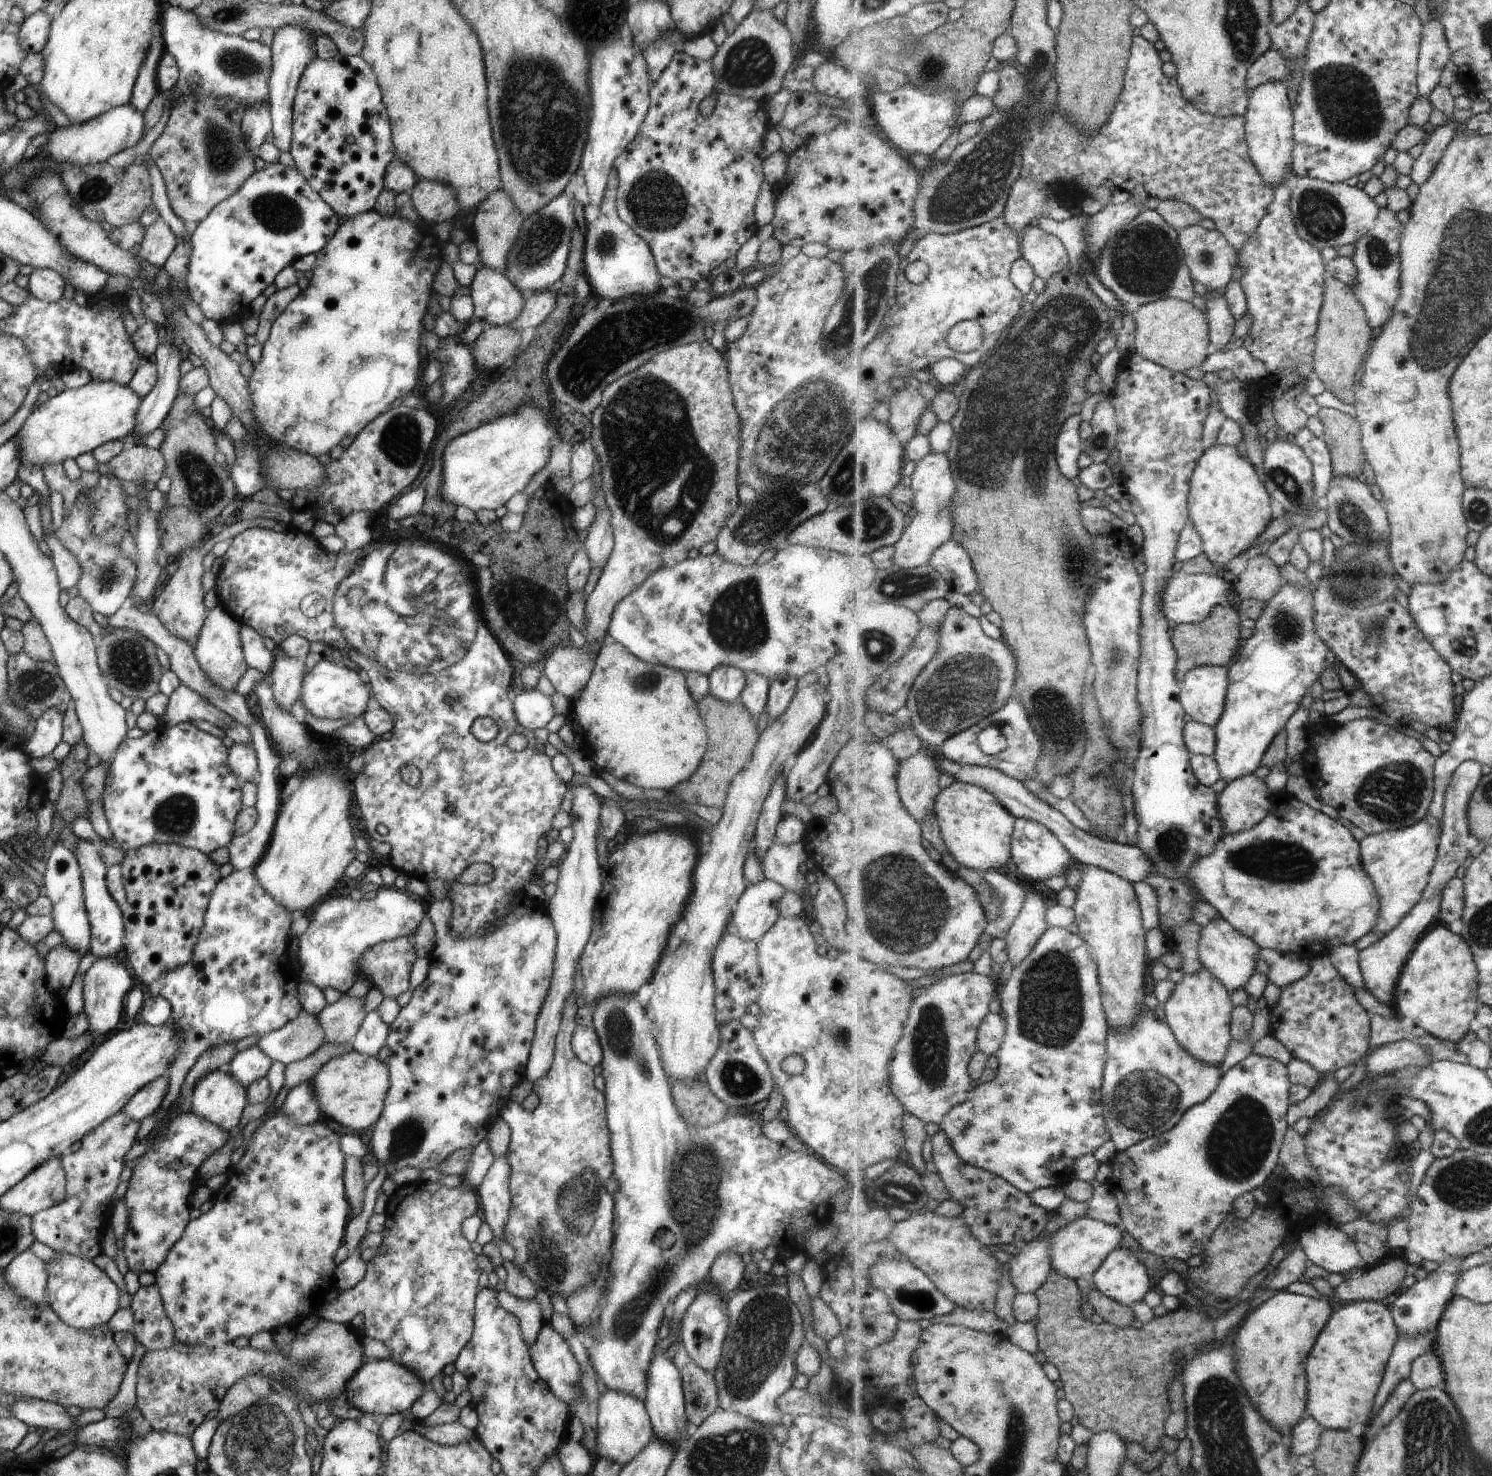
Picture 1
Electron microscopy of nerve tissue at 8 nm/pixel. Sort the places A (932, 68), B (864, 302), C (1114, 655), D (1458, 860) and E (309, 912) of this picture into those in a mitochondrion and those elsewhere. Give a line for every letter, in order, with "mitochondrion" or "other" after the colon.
A: mitochondrion
B: mitochondrion
C: mitochondrion
D: other
E: other

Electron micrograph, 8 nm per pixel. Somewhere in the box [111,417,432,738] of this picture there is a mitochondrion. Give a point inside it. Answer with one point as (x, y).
(204, 489)

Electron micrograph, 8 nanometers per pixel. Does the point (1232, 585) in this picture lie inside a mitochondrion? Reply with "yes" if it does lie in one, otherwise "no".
no

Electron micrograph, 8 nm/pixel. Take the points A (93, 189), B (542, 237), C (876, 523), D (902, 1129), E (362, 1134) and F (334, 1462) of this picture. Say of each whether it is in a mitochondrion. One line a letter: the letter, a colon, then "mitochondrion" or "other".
A: mitochondrion
B: mitochondrion
C: mitochondrion
D: other
E: other
F: other

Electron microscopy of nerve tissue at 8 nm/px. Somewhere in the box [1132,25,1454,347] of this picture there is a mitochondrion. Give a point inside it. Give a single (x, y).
(1346, 100)

